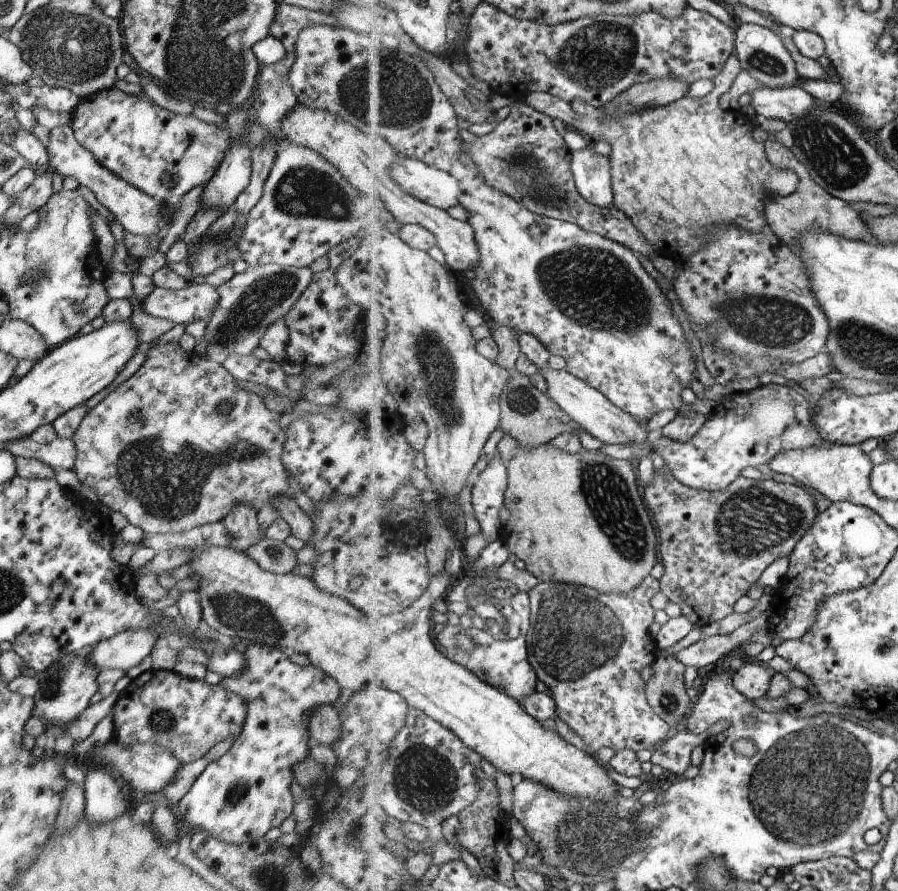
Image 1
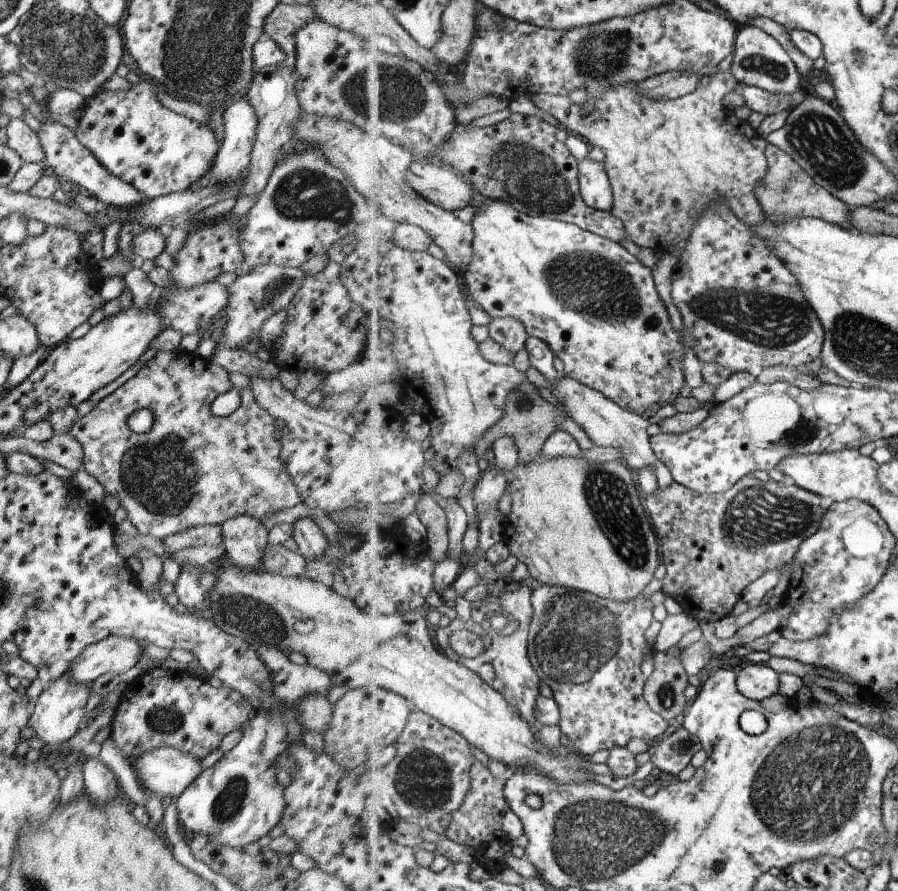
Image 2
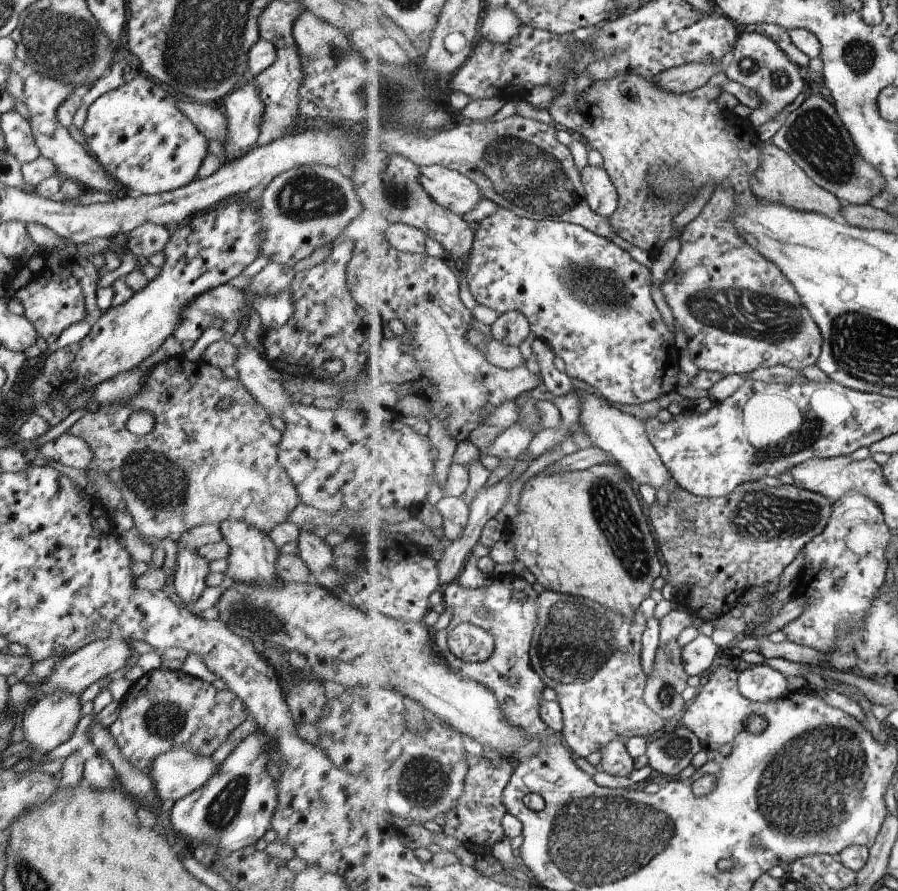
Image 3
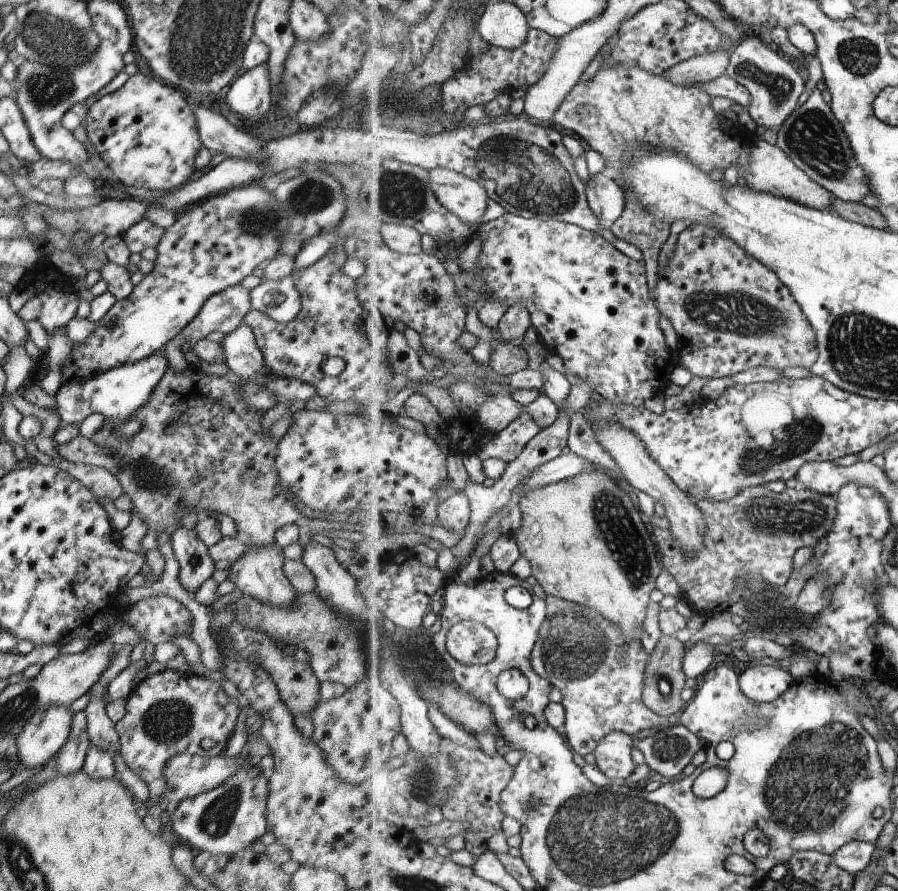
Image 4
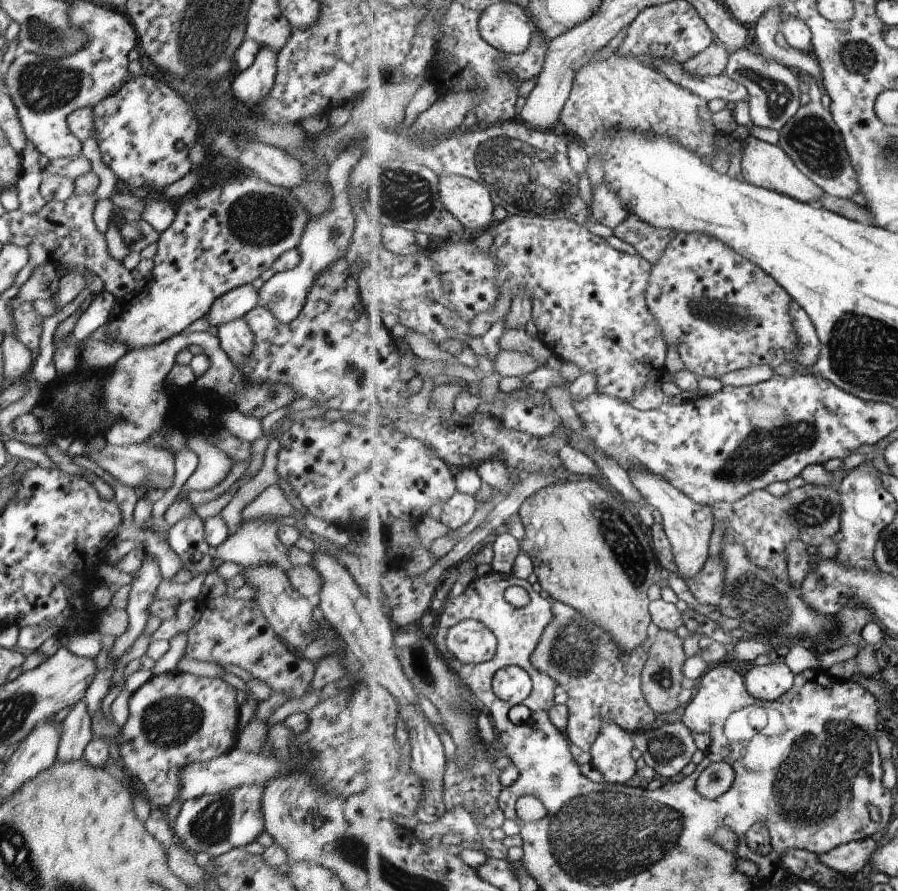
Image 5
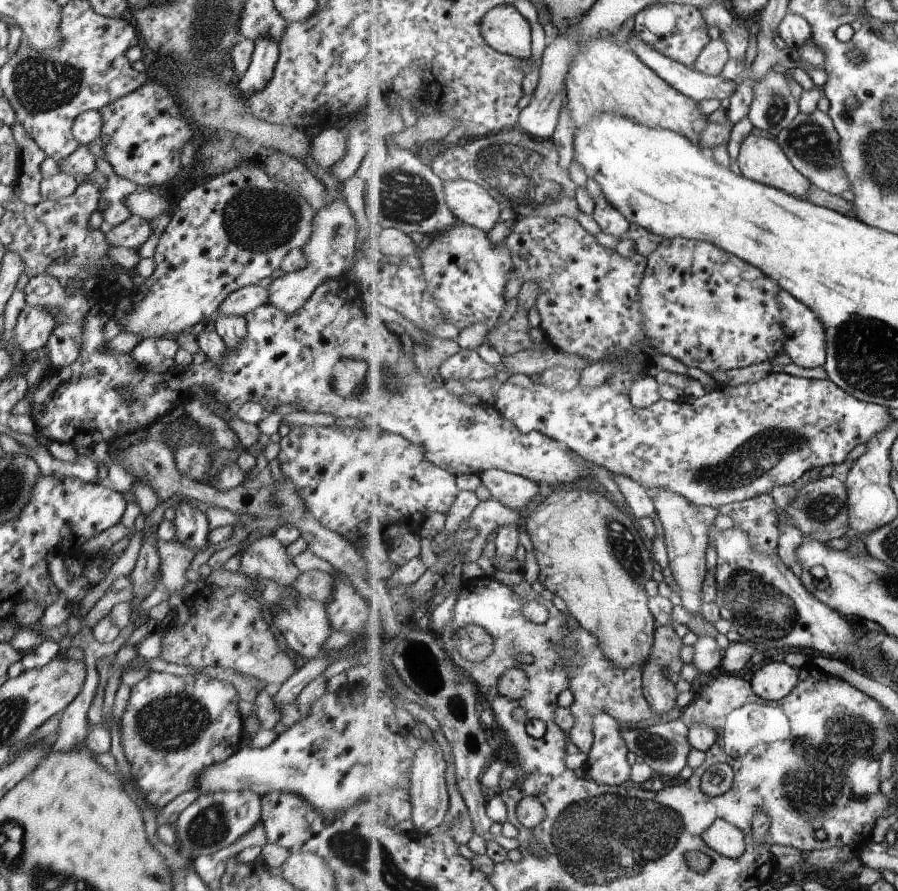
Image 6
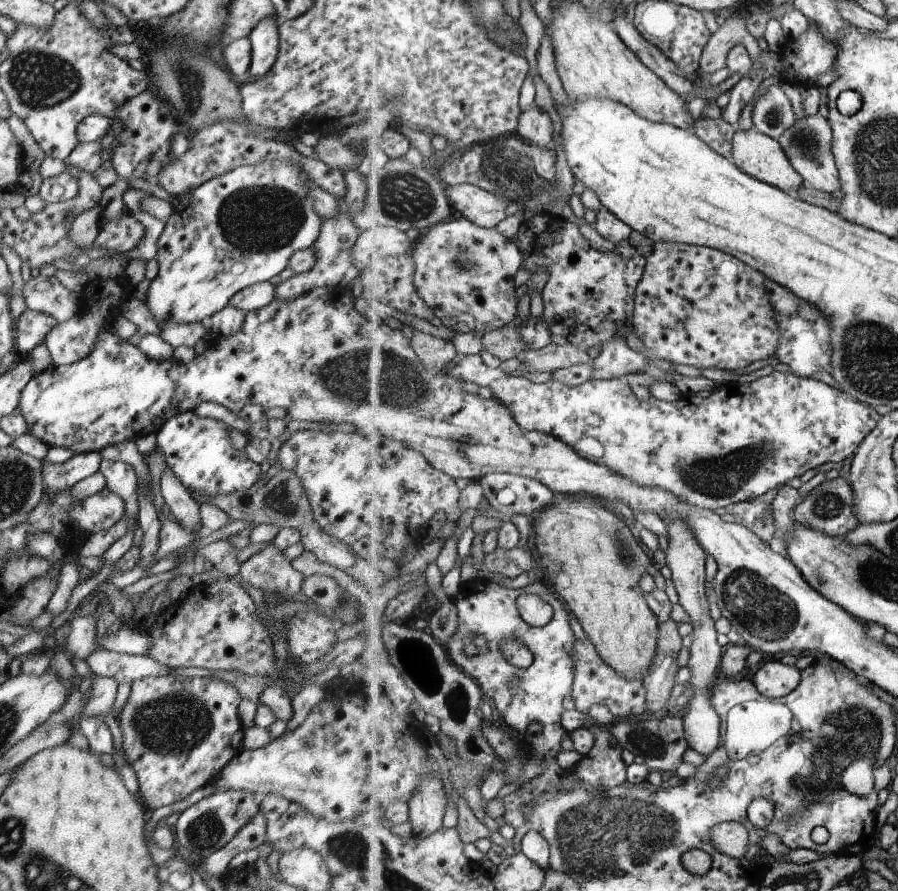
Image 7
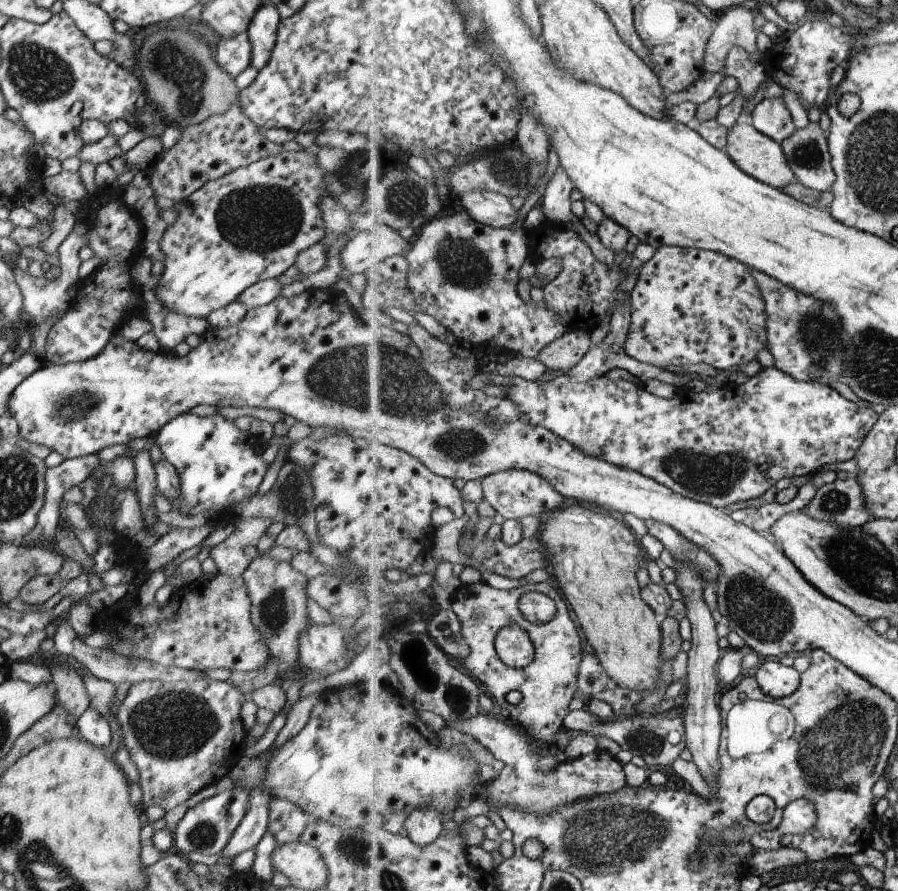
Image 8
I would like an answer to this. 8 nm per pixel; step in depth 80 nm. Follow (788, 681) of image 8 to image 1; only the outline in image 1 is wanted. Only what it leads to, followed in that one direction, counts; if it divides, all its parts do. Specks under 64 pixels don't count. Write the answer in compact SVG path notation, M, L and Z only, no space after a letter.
M749 662L734 673L734 685L750 701L757 700L769 692L775 674L775 670L767 665L763 667Z

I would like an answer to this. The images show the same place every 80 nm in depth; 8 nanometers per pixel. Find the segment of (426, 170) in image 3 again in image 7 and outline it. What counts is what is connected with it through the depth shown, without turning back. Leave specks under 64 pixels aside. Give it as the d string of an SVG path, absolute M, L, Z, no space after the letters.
M473 183L453 185L446 189L456 215L461 215L479 226L494 229L508 214L506 202L495 193Z

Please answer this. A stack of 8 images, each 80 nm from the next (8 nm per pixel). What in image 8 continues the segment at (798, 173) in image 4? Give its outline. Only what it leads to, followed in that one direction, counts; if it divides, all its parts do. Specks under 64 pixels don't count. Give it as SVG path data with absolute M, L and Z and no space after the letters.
M740 121L731 128L727 153L746 173L775 188L783 190L793 183L799 182L792 165L789 164L782 144L773 140L773 137L759 132L751 123Z

